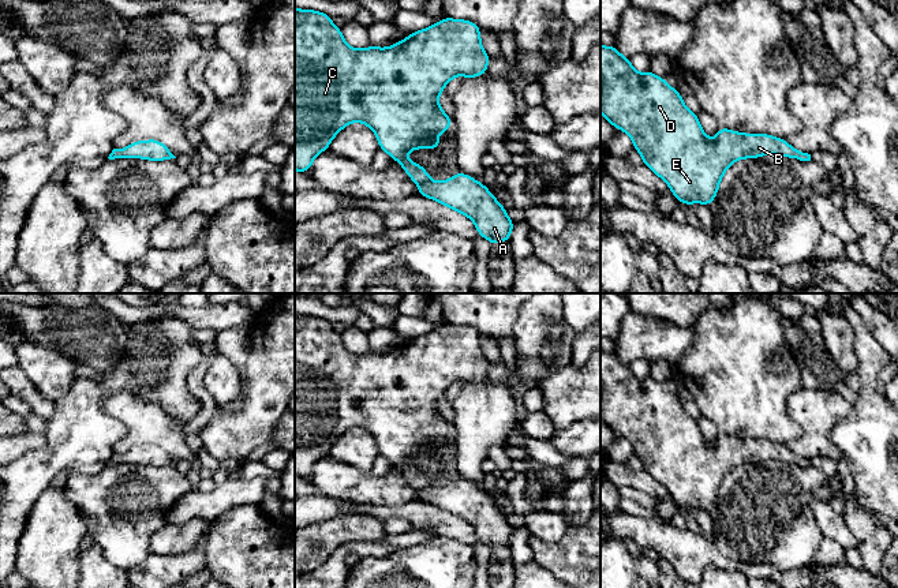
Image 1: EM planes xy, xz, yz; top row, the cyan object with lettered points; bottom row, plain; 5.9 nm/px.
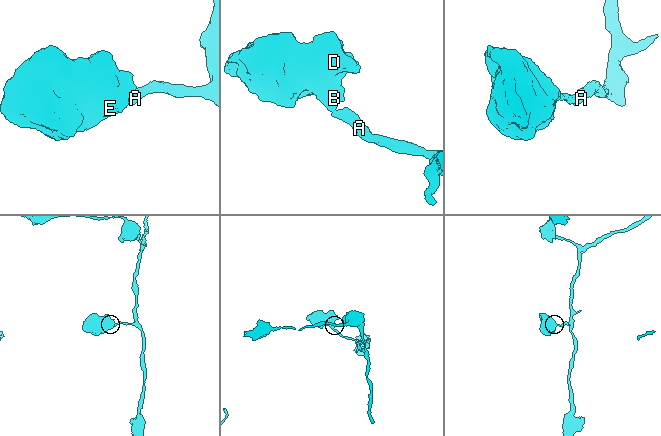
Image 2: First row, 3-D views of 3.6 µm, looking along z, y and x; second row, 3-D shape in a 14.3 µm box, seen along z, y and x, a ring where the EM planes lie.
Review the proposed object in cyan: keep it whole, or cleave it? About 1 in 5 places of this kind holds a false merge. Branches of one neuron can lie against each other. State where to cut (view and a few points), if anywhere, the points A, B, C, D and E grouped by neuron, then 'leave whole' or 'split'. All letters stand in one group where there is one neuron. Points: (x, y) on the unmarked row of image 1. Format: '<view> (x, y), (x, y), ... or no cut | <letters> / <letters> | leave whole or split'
no cut | A B C D E | leave whole

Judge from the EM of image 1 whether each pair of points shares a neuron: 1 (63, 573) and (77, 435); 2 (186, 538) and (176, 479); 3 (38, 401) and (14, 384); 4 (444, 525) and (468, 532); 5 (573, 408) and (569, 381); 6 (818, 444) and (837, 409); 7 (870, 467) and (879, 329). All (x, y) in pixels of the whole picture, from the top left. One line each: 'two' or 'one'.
1: two
2: two
3: one
4: one
5: one
6: one
7: two

